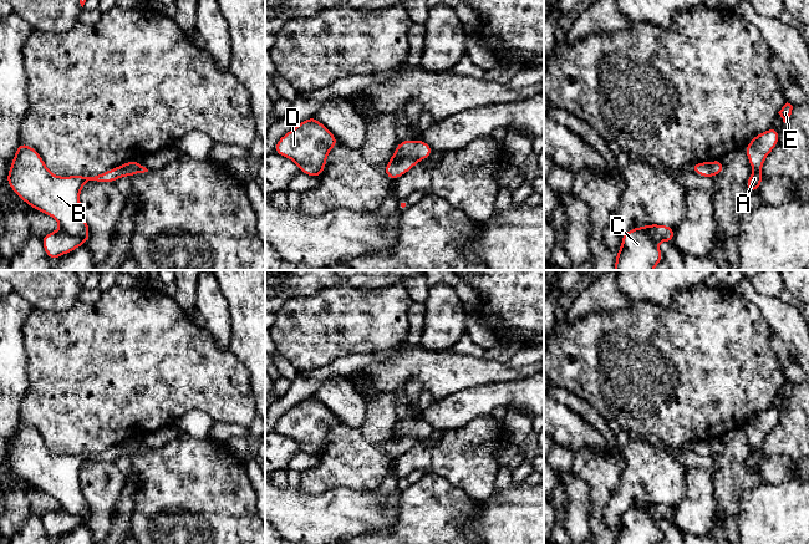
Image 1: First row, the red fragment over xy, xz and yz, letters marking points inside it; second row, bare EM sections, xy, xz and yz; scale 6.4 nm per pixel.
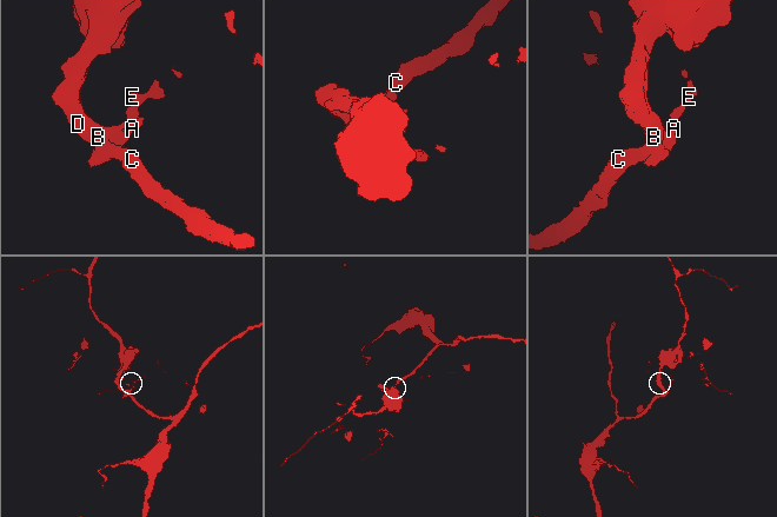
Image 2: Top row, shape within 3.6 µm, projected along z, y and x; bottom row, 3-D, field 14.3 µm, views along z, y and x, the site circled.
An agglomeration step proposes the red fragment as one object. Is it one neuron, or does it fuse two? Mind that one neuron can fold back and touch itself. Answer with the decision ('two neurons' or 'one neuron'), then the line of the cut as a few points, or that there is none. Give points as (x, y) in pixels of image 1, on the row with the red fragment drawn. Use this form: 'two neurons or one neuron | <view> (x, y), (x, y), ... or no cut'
two neurons | xz (418, 159), (402, 157), (390, 162)

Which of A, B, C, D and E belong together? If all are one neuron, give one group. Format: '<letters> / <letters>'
A E / B C D

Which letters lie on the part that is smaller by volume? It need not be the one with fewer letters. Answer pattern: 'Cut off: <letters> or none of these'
Cut off: A, E

